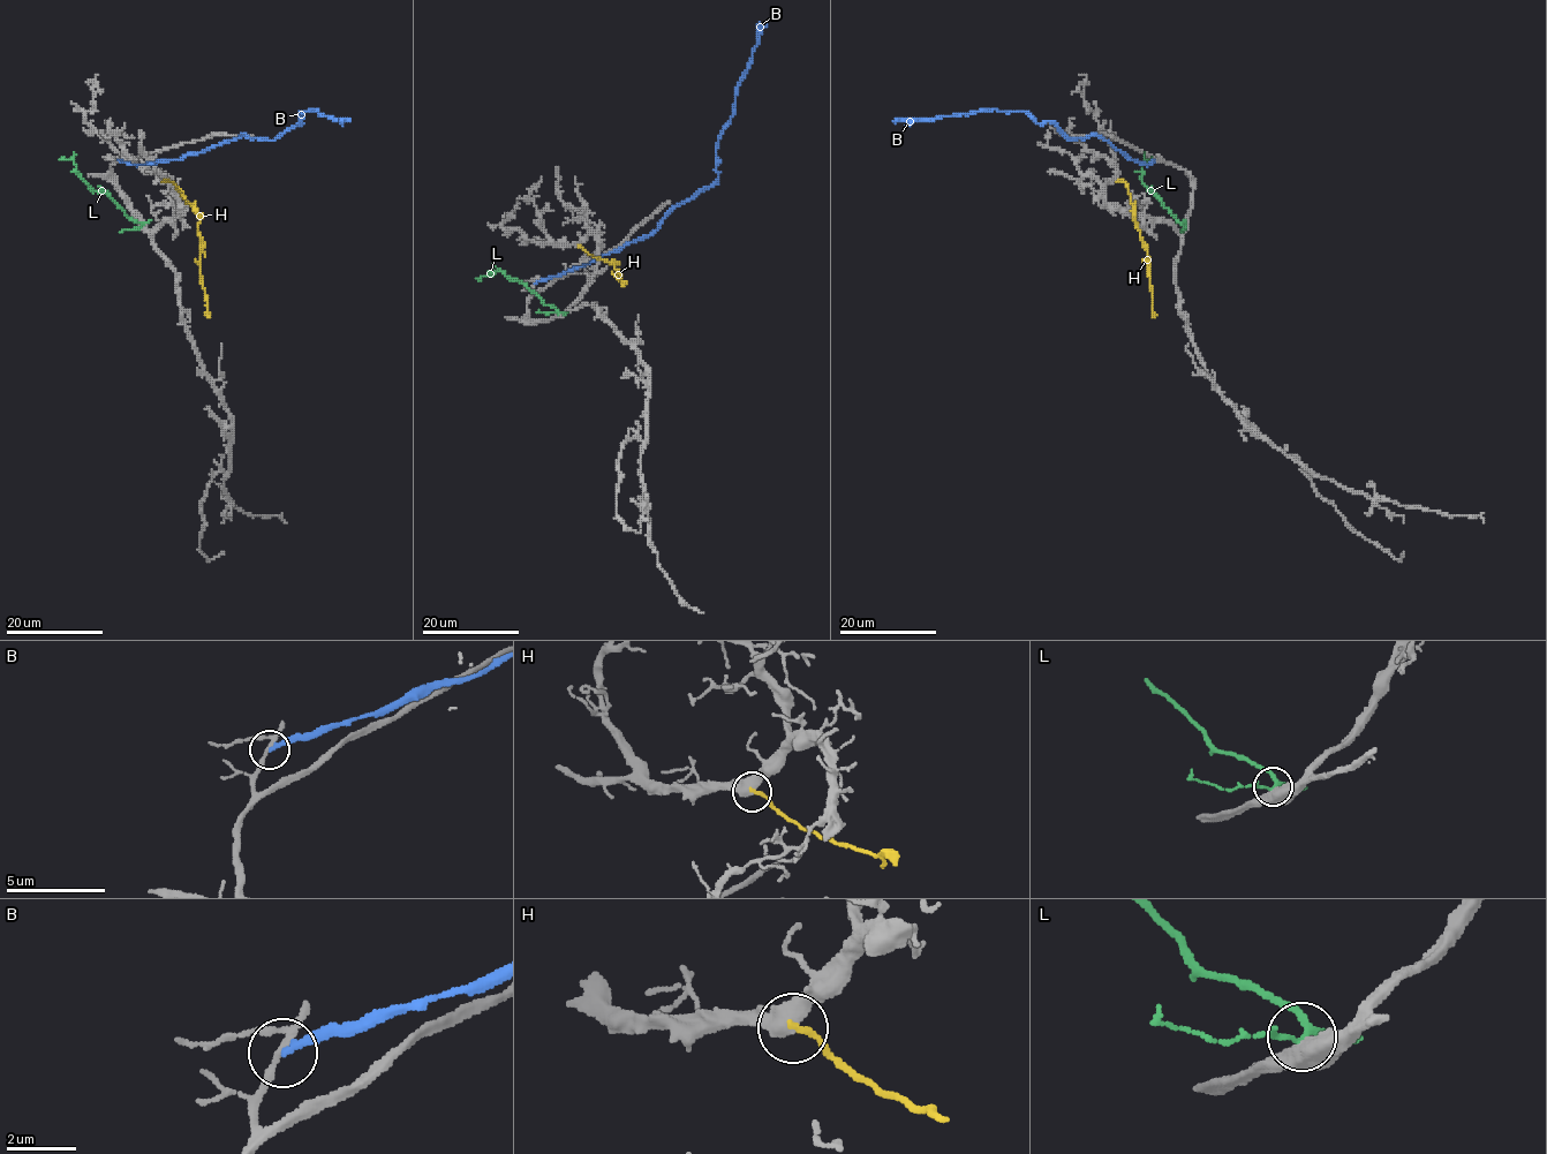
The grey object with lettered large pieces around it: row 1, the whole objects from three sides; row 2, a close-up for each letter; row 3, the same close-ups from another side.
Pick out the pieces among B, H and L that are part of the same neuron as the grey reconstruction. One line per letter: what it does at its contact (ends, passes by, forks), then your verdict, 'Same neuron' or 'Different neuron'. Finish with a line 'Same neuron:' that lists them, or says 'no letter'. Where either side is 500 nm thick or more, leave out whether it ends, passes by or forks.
B: It ends there. Different neuron
H: It ends there. Different neuron
L: Different neuron
Same neuron: no letter

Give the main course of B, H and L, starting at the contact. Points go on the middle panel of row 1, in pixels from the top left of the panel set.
B: (535, 283), (649, 235), (672, 209), (716, 180), (717, 138), (734, 108), (736, 87), (757, 34), (767, 24)
H: (578, 247), (614, 263), (618, 271), (616, 277), (626, 283)
L: (559, 312), (522, 283), (512, 280), (500, 271), (476, 279)

